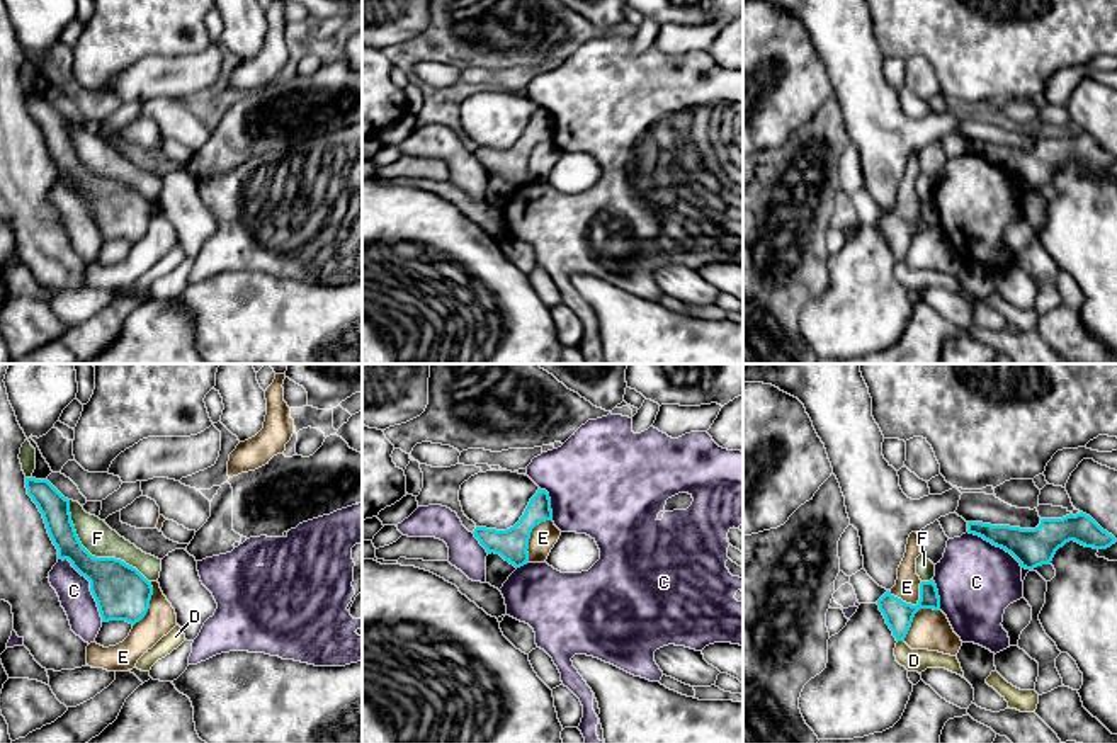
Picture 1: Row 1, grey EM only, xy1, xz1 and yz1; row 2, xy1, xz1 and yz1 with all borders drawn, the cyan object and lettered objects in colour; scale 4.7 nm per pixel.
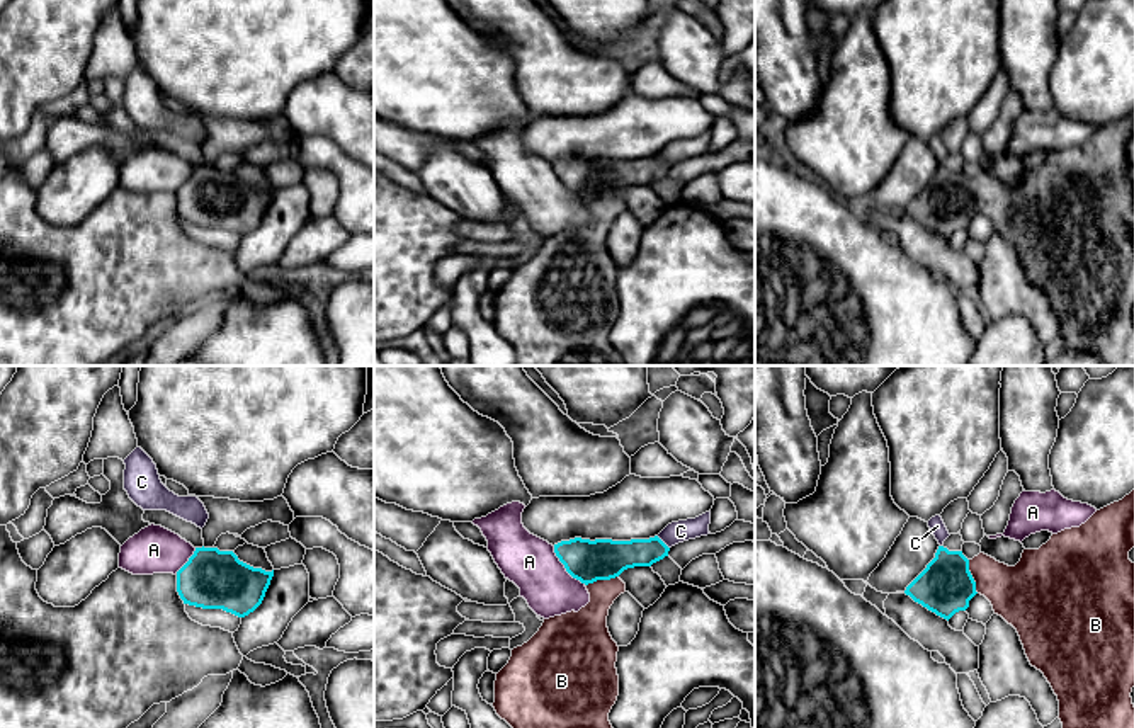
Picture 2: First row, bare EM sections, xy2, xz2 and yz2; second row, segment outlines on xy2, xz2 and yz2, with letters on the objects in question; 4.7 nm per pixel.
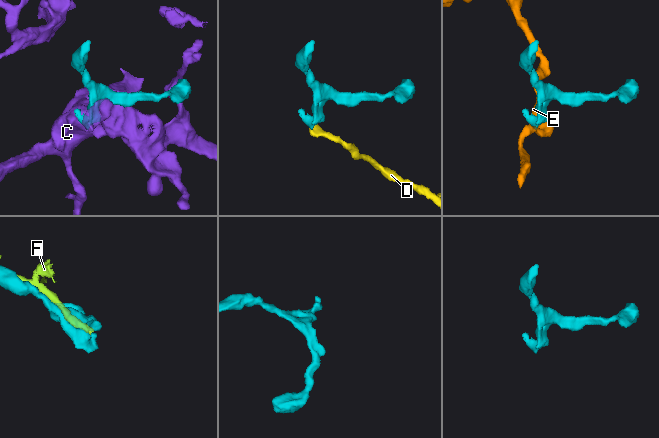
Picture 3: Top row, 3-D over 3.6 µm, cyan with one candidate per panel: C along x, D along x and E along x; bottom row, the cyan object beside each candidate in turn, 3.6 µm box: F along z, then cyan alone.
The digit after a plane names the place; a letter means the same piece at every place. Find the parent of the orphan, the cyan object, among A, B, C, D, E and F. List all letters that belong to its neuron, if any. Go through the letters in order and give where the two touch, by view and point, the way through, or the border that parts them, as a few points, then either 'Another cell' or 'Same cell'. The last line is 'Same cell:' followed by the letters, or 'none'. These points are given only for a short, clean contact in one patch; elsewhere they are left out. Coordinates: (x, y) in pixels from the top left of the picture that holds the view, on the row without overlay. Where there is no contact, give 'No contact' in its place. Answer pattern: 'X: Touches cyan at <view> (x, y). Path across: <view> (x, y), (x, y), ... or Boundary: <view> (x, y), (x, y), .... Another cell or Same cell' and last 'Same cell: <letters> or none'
A: Touches cyan at xz2 (565, 186). Boundary: xz2 (553, 165), (563, 186), (585, 203). Another cell
B: Touches cyan at xz2 (601, 198). Path across: xz2 (585, 179), (601, 198), (601, 221), (587, 249). Same cell
C: Touches cyan at xy1 (90, 206). Another cell
D: Touches cyan at yz1 (901, 259). Boundary: yz1 (898, 259), (903, 260). Another cell
E: Touches cyan at xz1 (529, 155). Boundary: xz1 (551, 138), (541, 140), (532, 148), (526, 181). Another cell
F: Touches cyan at xy1 (94, 175). Another cell
Same cell: B

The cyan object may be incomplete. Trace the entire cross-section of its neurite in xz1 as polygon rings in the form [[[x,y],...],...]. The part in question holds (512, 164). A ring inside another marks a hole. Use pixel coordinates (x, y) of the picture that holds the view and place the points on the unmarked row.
[[[539,107],[513,146],[507,150],[476,146],[473,153],[488,173],[500,173],[505,180],[520,187],[529,180],[527,168],[532,148],[546,139],[553,139],[551,117],[546,109]]]

